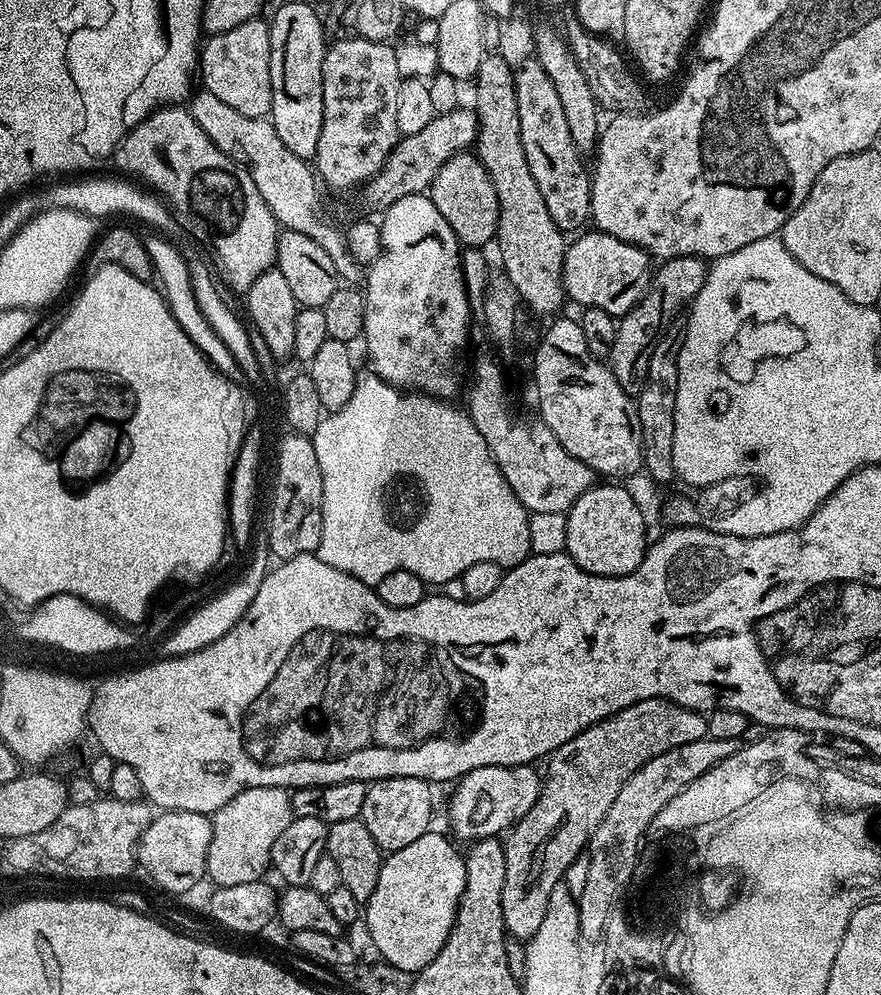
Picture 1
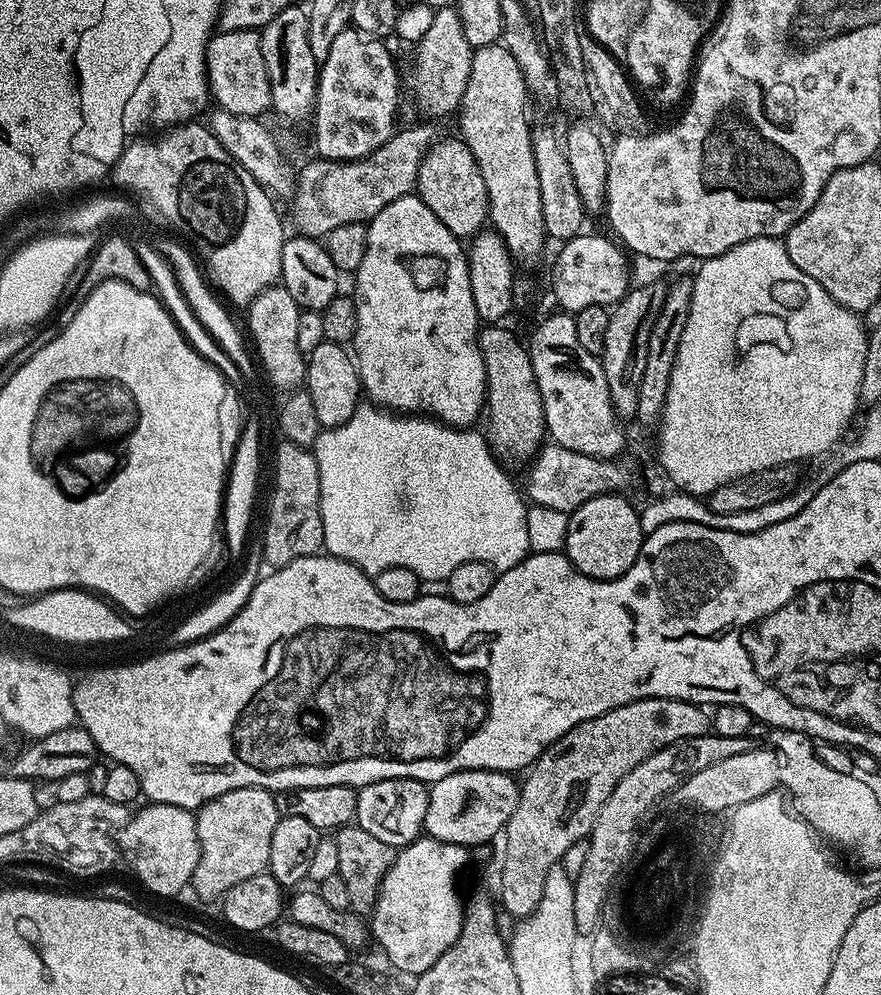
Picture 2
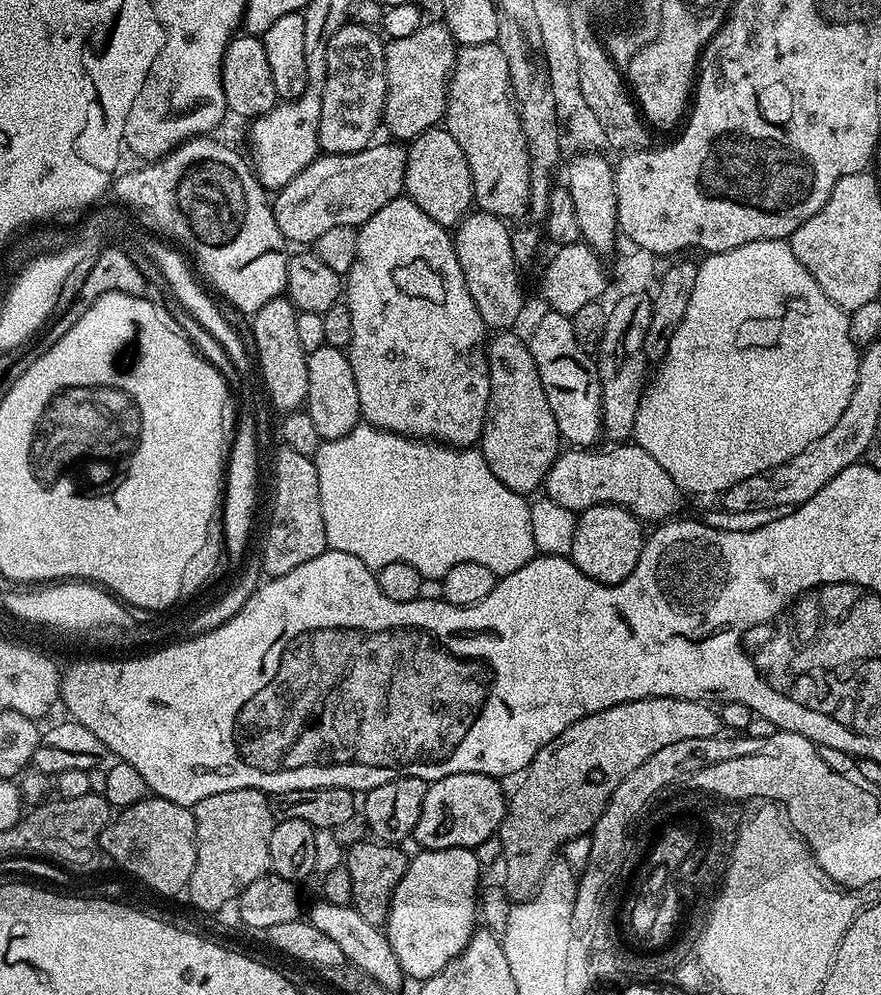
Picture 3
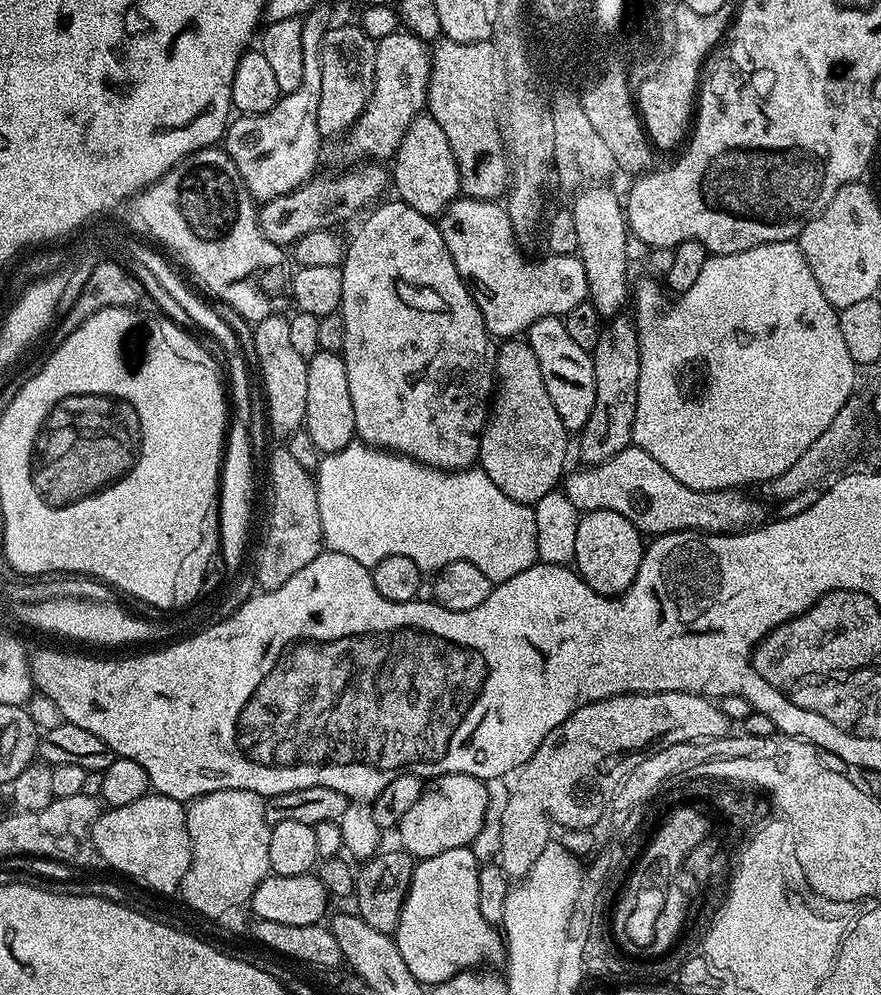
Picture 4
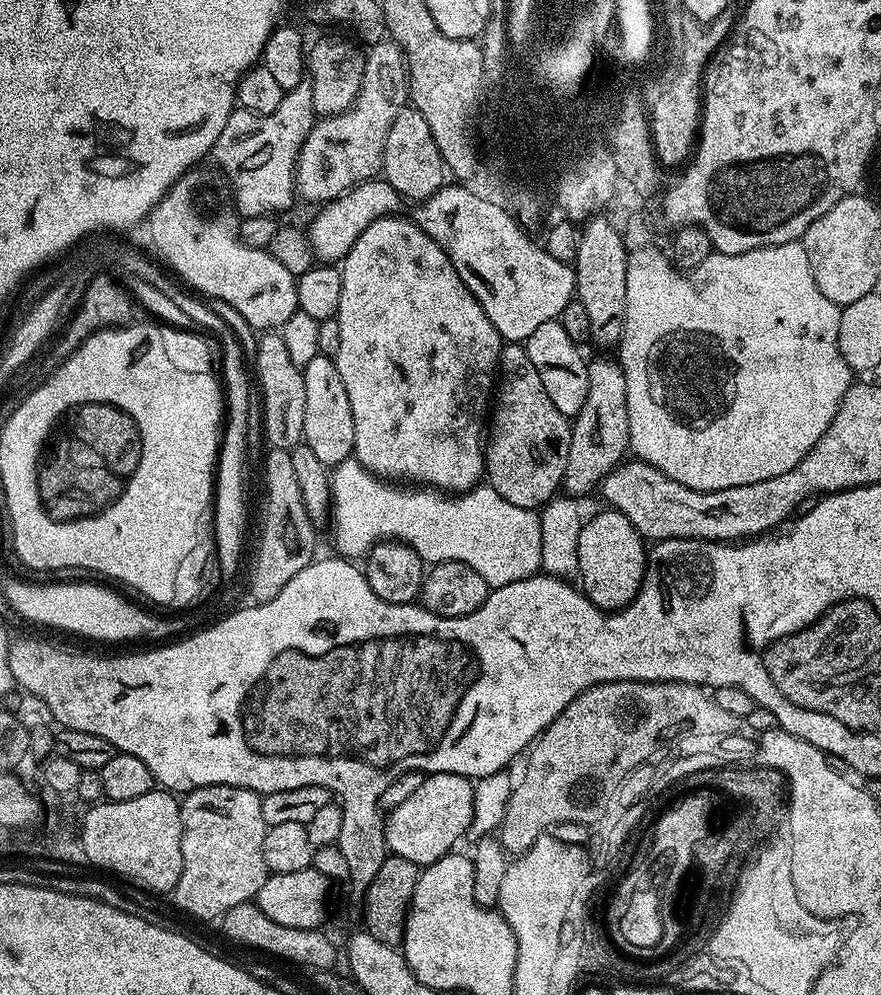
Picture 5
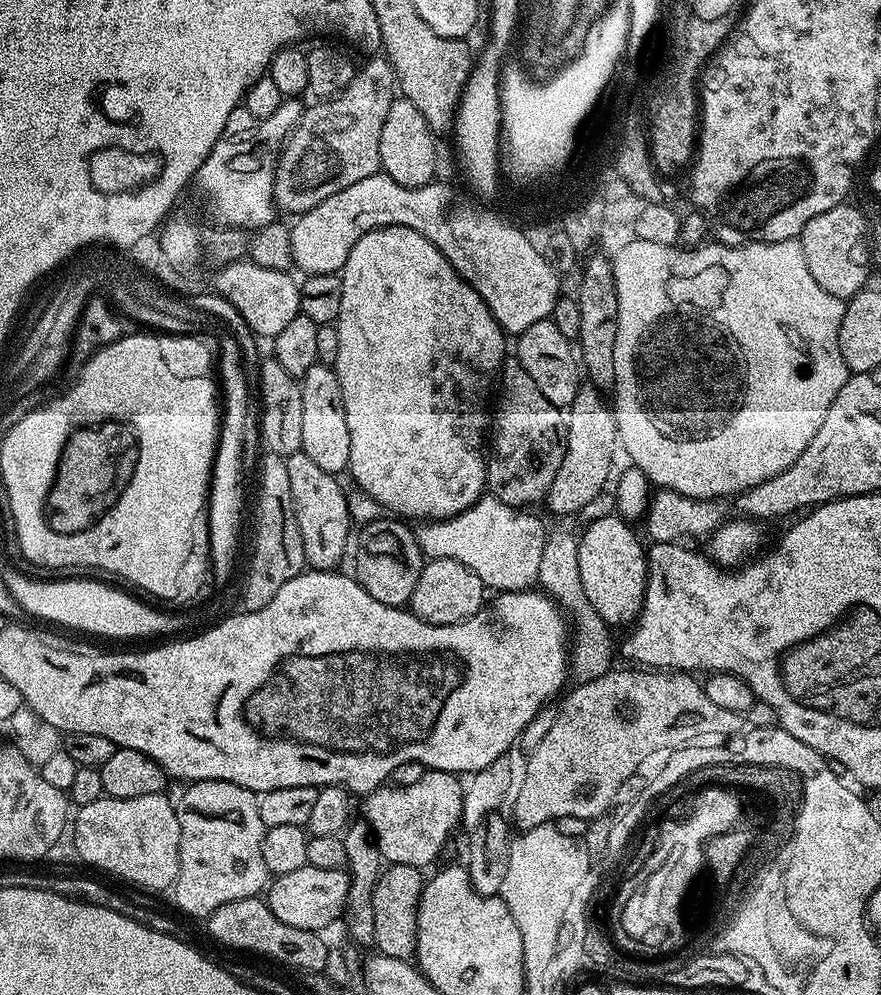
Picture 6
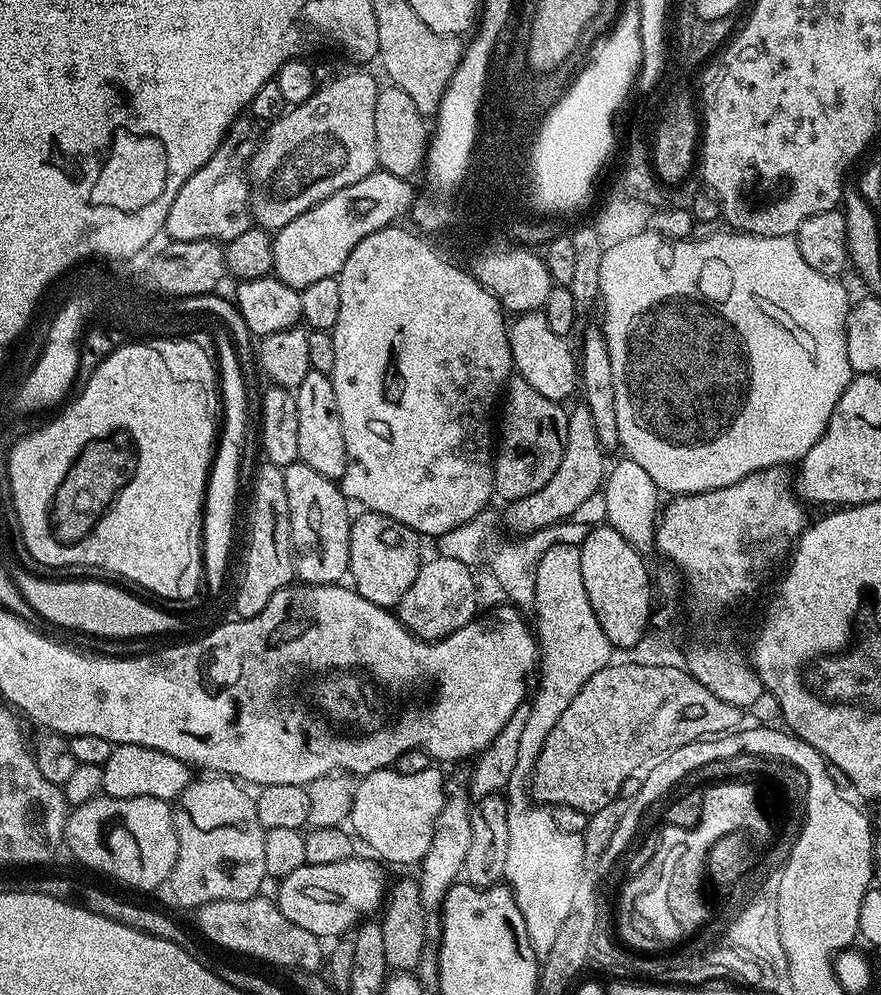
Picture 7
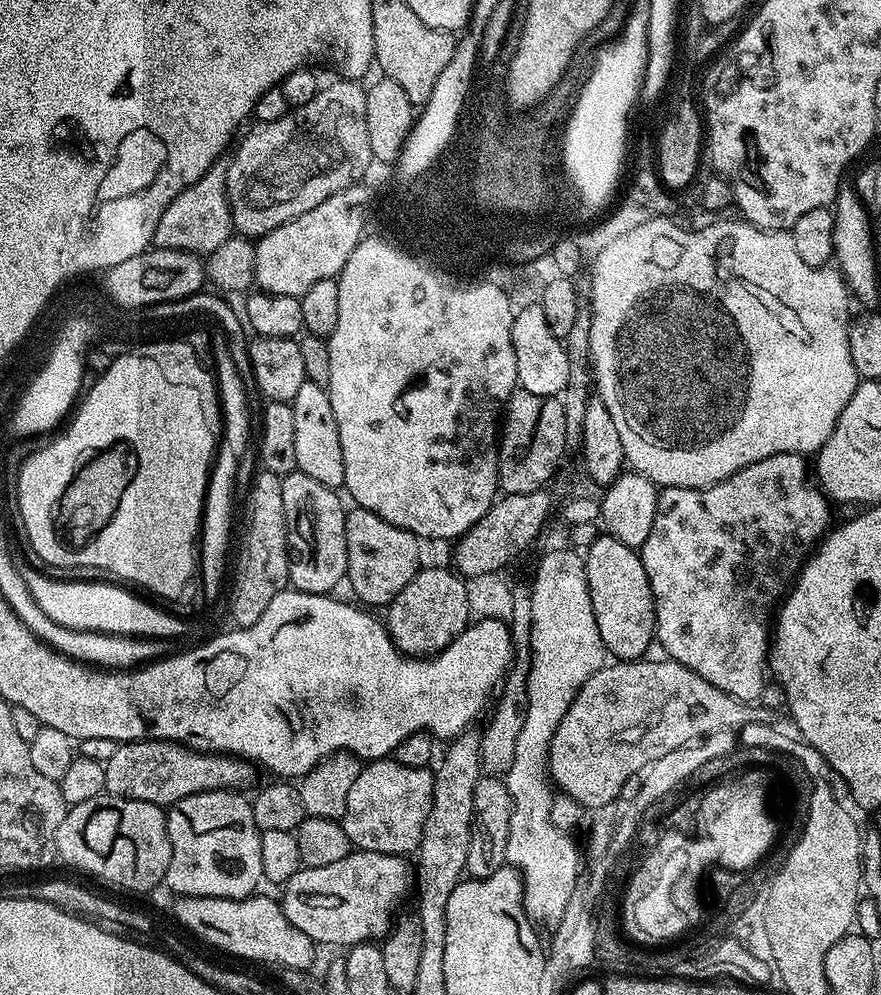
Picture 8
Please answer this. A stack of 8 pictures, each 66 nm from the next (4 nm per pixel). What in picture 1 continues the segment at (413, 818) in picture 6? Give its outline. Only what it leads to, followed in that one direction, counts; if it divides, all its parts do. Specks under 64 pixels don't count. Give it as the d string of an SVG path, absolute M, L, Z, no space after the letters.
M515 764L509 768L482 766L461 776L455 781L453 788L456 789L448 804L448 824L453 832L451 835L461 836L467 842L475 842L507 833L517 820L528 813L530 806L538 802L542 776L534 769L532 764Z

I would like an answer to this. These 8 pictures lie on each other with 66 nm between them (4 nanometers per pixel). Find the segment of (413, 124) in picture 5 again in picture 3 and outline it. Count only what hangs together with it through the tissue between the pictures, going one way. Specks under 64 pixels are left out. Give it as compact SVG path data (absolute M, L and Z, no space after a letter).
M437 126L427 128L422 134L415 136L407 145L408 161L404 175L404 192L434 222L444 228L455 229L456 225L468 215L473 207L472 179L470 166L466 166L466 154L462 154L462 146L450 134L447 128Z

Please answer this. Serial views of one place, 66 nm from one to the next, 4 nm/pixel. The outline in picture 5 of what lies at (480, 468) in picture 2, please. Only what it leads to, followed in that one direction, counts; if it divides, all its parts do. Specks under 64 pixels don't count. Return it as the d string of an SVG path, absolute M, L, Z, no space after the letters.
M354 458L343 460L341 464L335 465L330 472L330 525L332 524L332 540L336 543L336 548L341 557L359 558L367 557L372 551L372 547L381 542L399 542L407 544L409 548L413 548L425 565L431 566L441 564L442 562L462 562L466 566L470 566L474 570L478 570L482 574L482 578L486 578L489 589L501 588L502 586L510 586L510 582L522 582L522 578L530 578L537 575L541 571L540 563L542 562L542 526L540 525L539 515L531 508L523 508L522 506L514 506L513 503L506 502L504 498L498 494L497 490L489 486L477 486L471 488L469 492L461 492L459 494L445 494L439 490L433 490L428 486L401 486L396 482L389 482L381 477L376 476L373 472L368 472Z

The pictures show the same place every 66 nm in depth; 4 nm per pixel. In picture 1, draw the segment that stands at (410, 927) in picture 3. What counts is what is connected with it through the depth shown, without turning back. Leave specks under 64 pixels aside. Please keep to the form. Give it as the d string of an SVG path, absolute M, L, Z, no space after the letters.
M429 830L426 834L422 834L422 838L418 838L418 842L410 842L410 846L402 846L402 850L387 853L387 855L383 857L380 873L378 874L378 886L374 886L374 894L370 894L370 898L366 902L366 907L362 912L363 923L368 923L368 936L372 939L373 946L380 951L379 959L385 964L398 966L398 970L406 970L413 974L421 972L427 964L434 962L438 950L442 950L446 938L452 933L452 927L456 921L456 911L458 910L460 899L466 886L466 862L464 861L462 852L459 852L459 850L451 844L453 841L449 839L447 835L444 837L442 833L436 831L437 830Z

